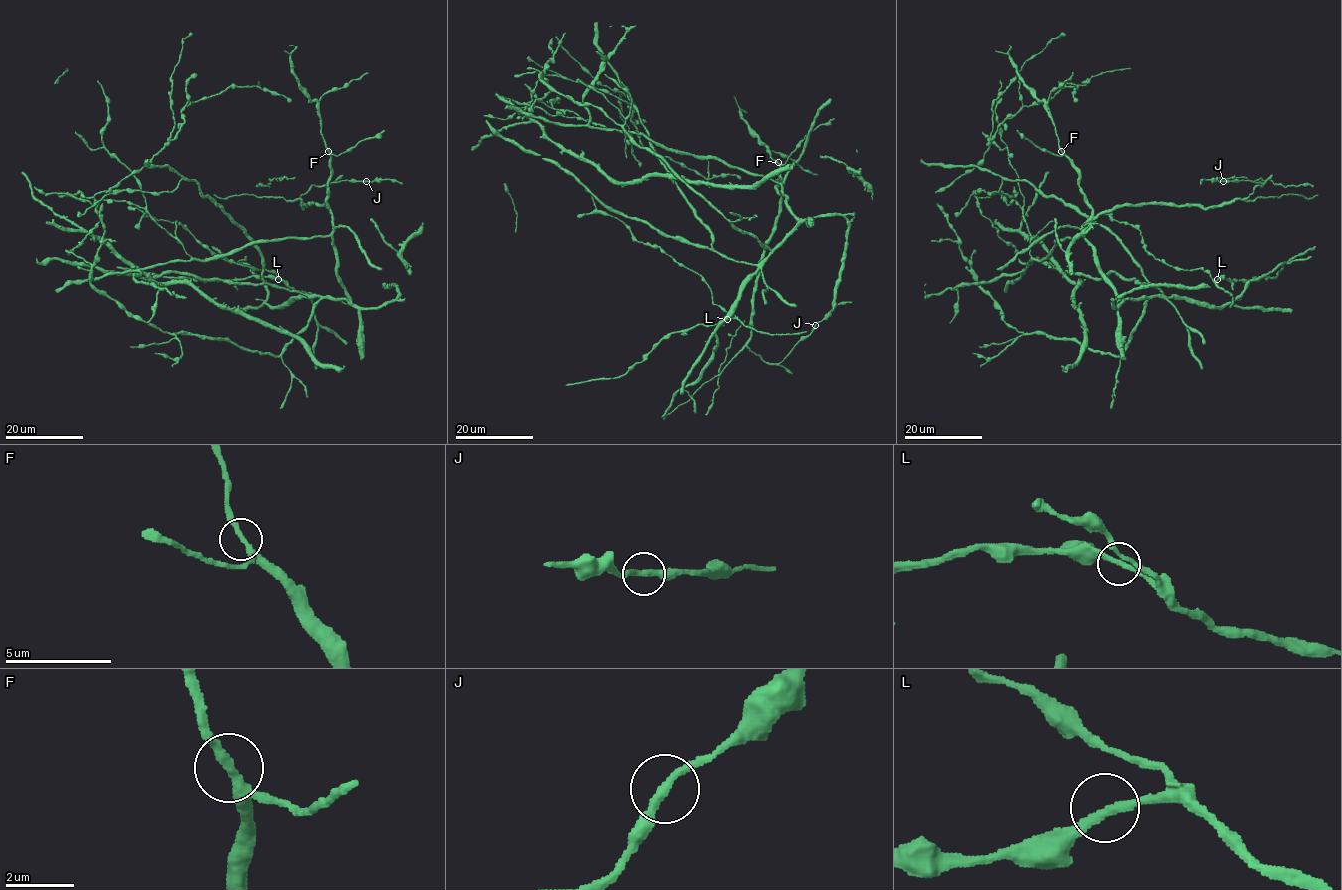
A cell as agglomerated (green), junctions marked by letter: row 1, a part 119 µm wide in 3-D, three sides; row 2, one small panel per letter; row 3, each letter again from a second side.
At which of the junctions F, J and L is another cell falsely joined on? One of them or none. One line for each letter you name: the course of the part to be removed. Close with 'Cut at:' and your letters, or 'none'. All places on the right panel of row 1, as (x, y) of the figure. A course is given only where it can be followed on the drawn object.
Cut at: none

